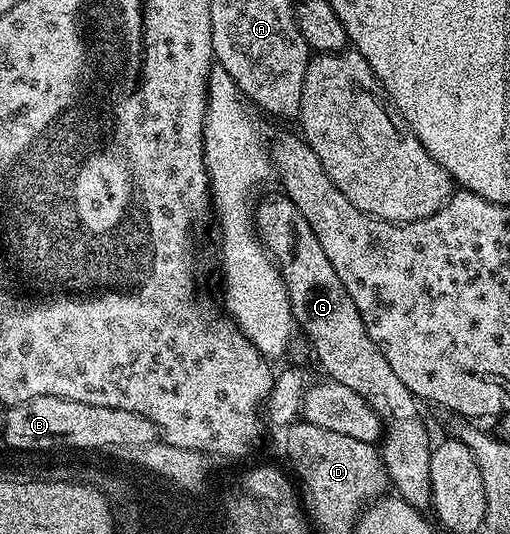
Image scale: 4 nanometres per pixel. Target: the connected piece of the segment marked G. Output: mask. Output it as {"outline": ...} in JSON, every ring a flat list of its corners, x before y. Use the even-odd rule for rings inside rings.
{"outline":[[276,194,263,200,258,207,256,204,252,212,253,230,283,277,289,301,293,304,296,326,309,338,318,365,329,374,326,376,332,382,347,385,347,389,359,393,359,397,363,397,363,401,367,401,367,405,371,405,381,418,383,438,379,450,392,490,411,506,428,508,433,502,433,447,429,443,429,431,417,412,419,400,407,385,403,385,403,381,399,381,387,357,379,353,379,345,371,341,363,317,359,317,359,309,355,309,355,301,351,301,351,293,343,289,343,281,339,281,339,273,335,273,331,261,327,261,327,253,323,253,319,237,315,237,311,225,307,225,307,217,295,209,286,195]]}

